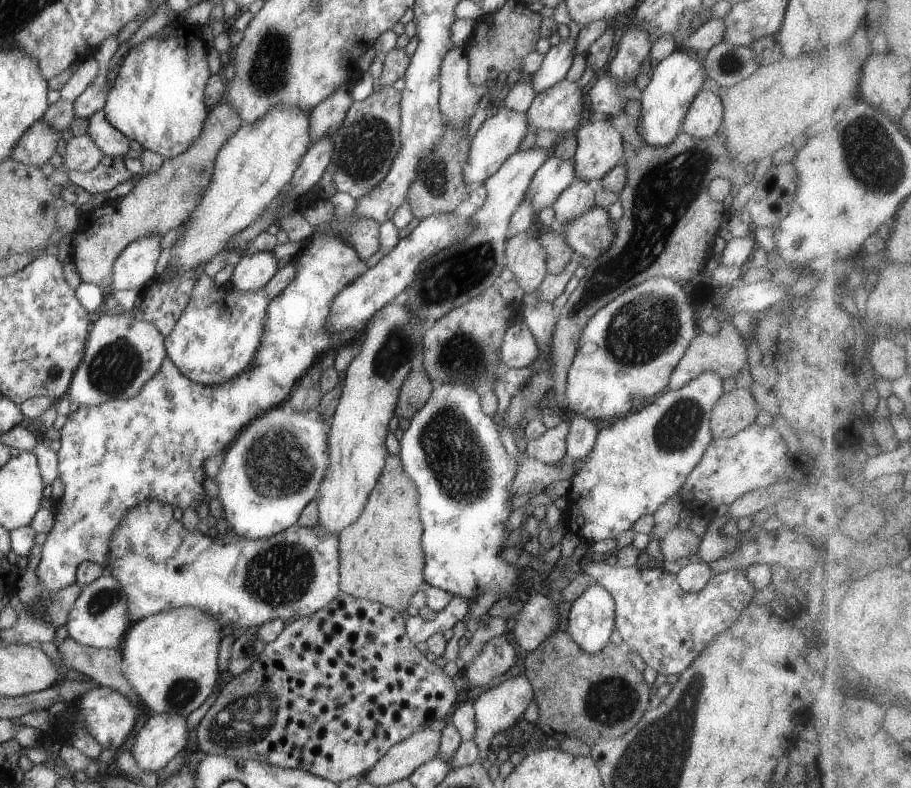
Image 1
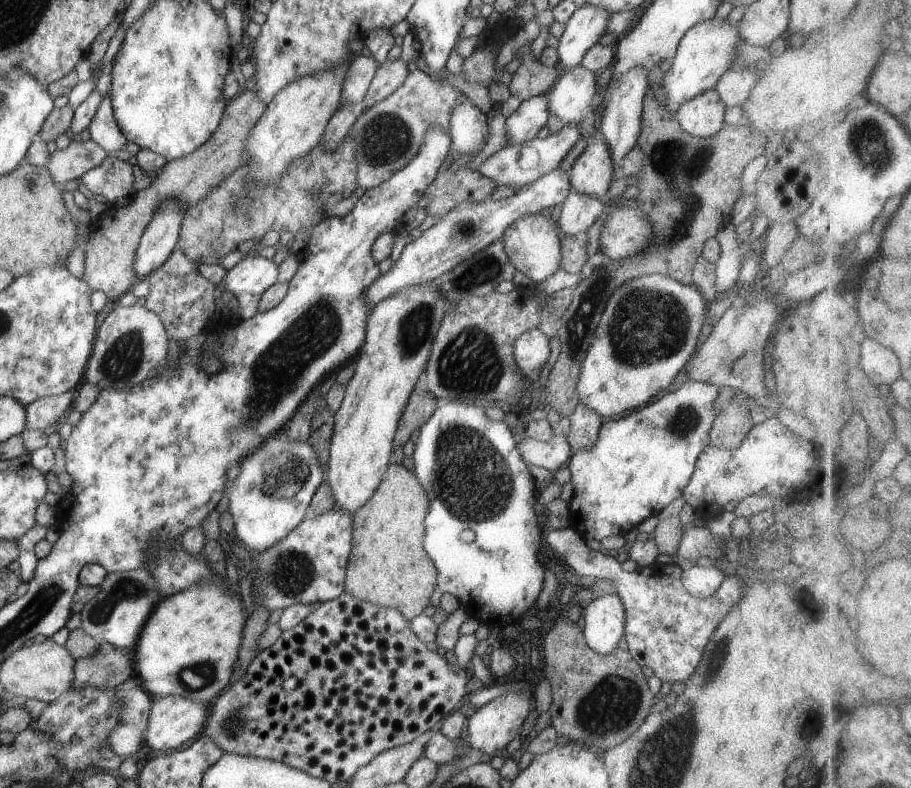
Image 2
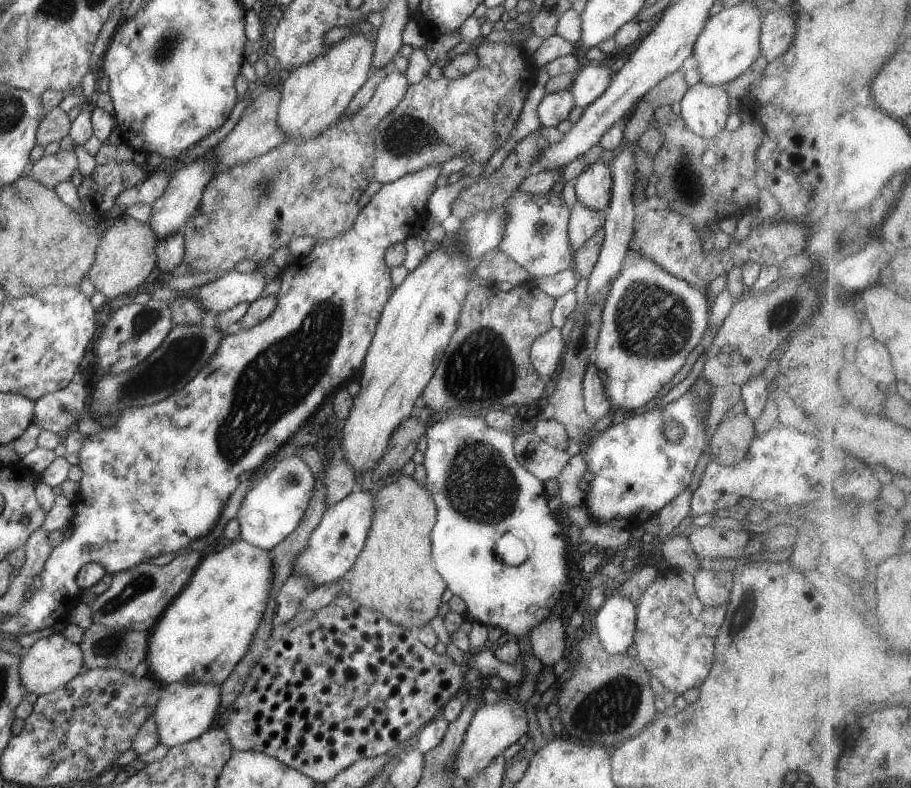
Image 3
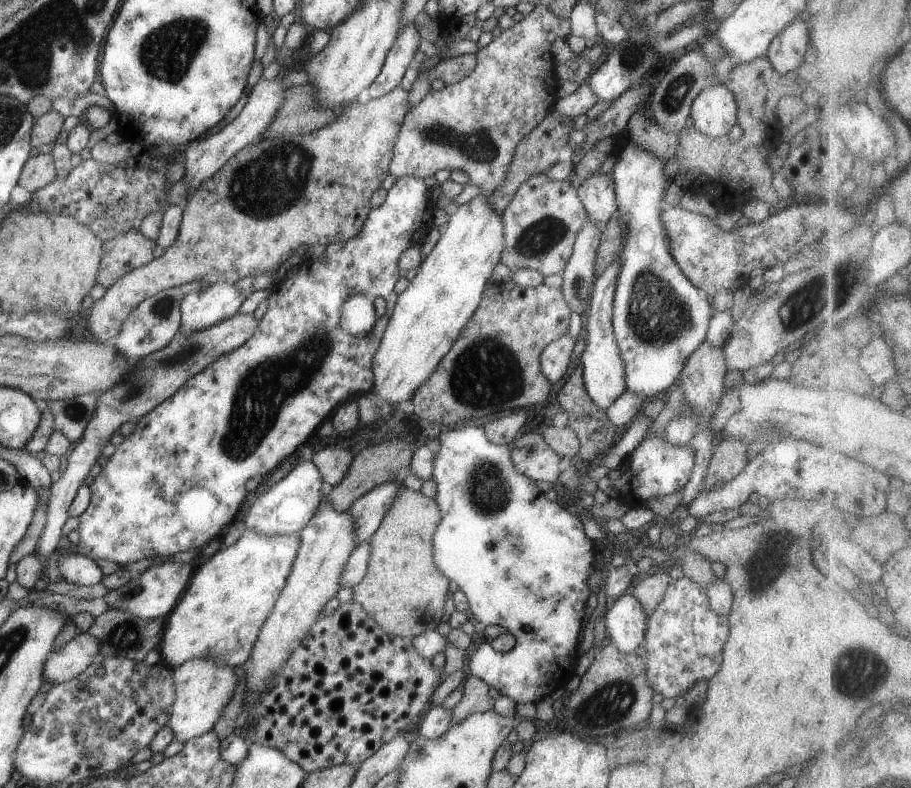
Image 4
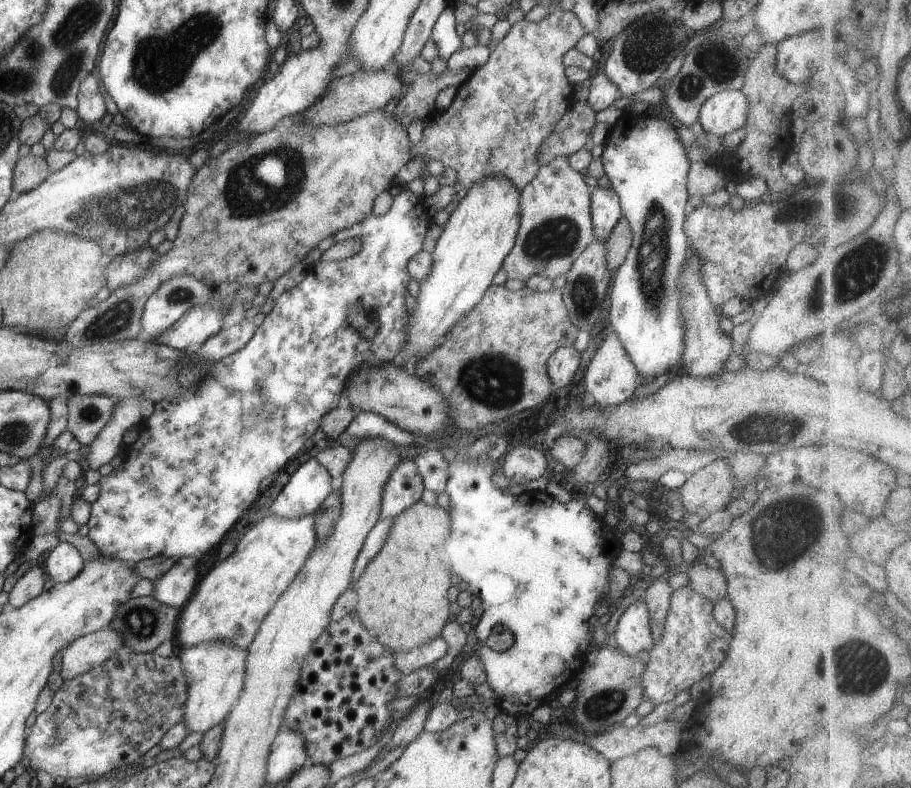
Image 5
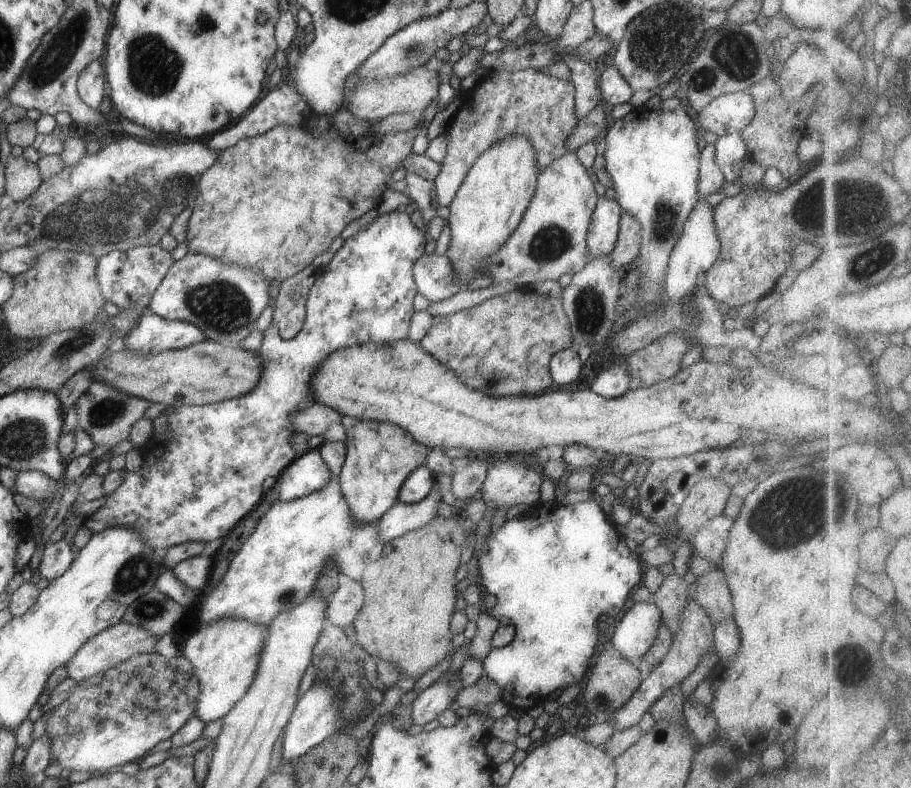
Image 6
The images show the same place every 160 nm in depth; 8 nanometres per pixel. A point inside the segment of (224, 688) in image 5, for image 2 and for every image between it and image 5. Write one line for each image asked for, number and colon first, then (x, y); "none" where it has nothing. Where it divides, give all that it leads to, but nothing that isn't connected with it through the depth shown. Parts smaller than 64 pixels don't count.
2: (173, 720)
3: (184, 711)
4: (203, 687)

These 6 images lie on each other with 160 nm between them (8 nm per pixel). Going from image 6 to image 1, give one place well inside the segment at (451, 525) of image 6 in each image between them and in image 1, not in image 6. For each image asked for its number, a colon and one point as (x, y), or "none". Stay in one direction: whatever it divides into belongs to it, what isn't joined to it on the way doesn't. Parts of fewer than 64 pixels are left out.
1: (381, 560)
2: (388, 567)
3: (394, 575)
4: (403, 592)
5: (403, 592)

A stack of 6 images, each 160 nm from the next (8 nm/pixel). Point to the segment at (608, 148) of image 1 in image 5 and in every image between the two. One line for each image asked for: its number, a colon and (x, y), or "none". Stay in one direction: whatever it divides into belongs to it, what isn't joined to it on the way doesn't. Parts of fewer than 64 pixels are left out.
2: (592, 173)
3: (593, 187)
4: (597, 193)
5: (606, 211)

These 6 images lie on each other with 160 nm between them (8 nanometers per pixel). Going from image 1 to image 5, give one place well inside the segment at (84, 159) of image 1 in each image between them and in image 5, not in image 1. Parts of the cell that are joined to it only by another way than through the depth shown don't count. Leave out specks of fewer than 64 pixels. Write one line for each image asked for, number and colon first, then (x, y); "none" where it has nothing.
2: (79, 157)
3: (49, 170)
4: (38, 171)
5: (30, 171)

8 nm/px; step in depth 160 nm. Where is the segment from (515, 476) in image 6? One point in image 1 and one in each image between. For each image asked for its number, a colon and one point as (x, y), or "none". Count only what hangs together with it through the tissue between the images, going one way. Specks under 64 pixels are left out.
1: (549, 449)
2: (556, 453)
3: (544, 461)
4: (531, 456)
5: (522, 464)

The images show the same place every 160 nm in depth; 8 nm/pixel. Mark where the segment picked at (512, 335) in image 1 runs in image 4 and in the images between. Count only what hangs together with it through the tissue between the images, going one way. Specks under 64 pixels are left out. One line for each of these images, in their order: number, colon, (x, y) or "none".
2: (531, 352)
3: (546, 353)
4: (555, 358)

